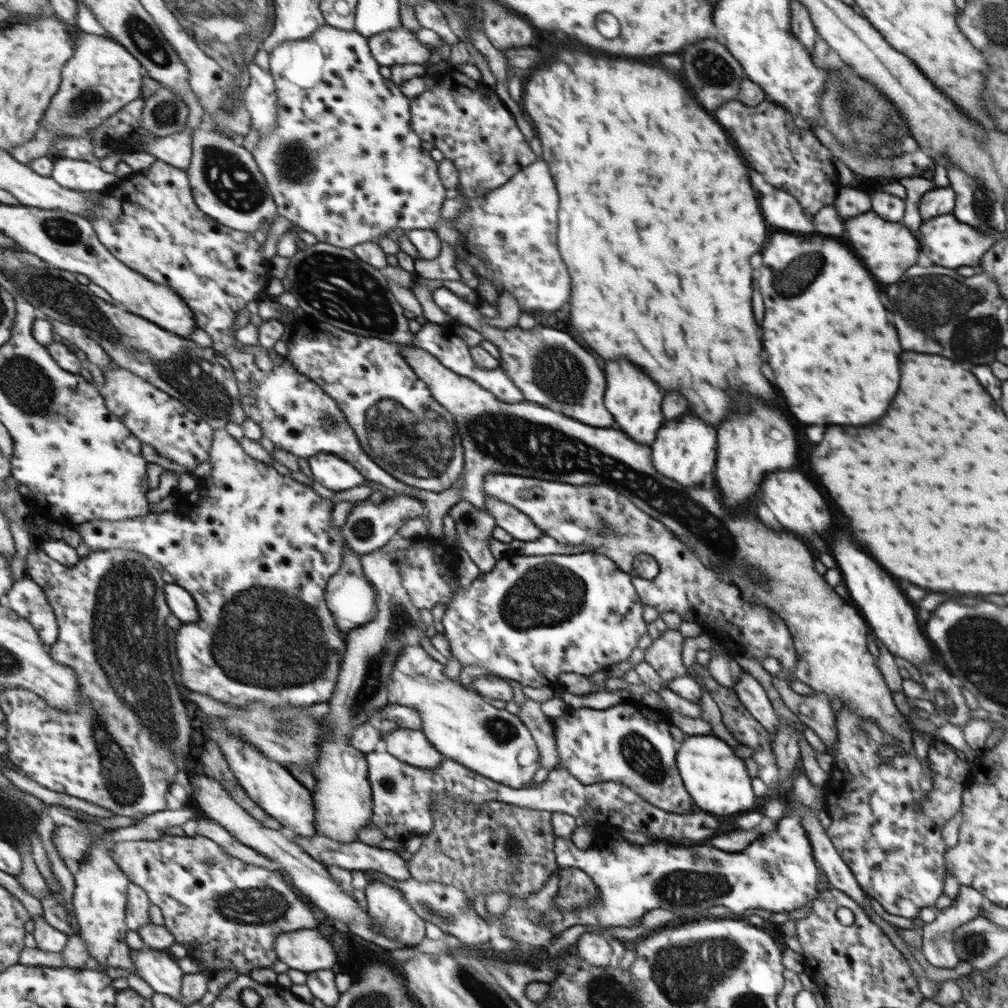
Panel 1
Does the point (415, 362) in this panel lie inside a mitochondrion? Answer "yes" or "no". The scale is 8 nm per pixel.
no

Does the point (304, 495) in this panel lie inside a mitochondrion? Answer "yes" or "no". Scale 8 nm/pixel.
no

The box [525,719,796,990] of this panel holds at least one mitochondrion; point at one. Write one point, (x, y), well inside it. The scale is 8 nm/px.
(678, 888)

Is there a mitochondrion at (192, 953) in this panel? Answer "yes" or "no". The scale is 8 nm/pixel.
no

